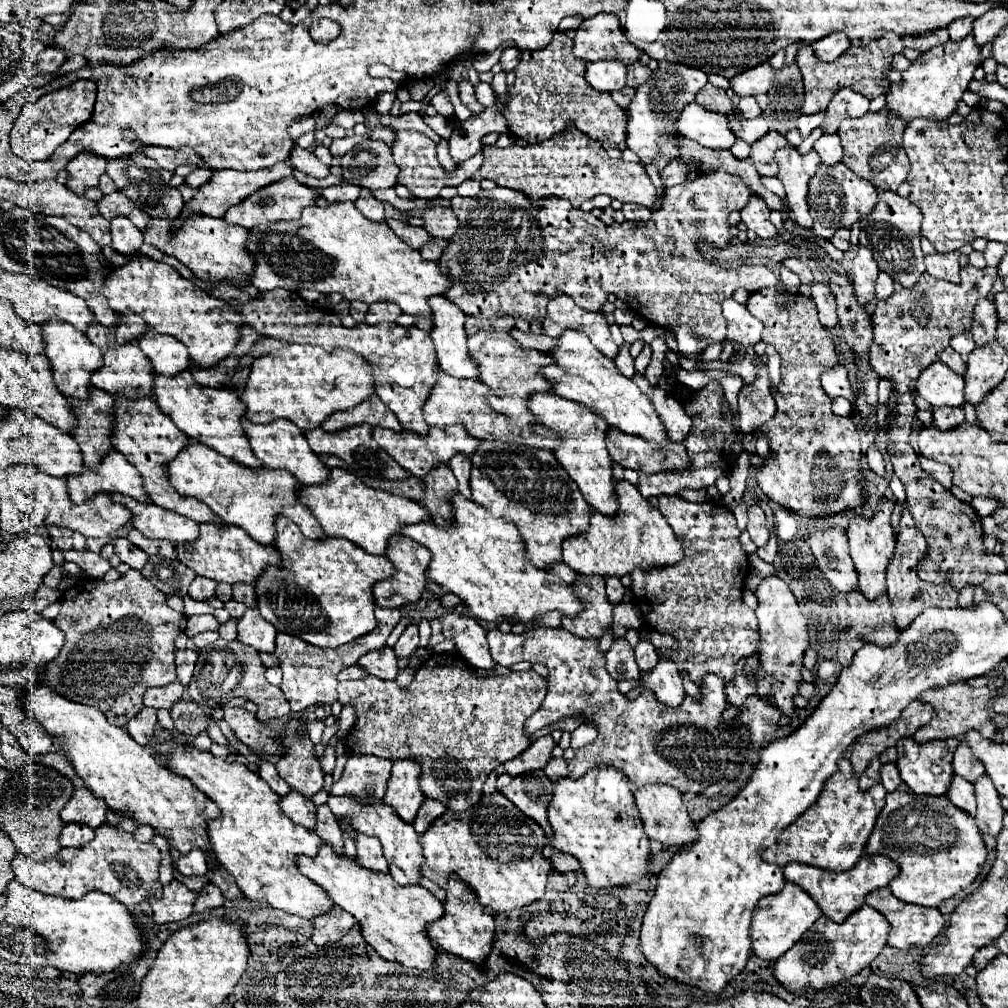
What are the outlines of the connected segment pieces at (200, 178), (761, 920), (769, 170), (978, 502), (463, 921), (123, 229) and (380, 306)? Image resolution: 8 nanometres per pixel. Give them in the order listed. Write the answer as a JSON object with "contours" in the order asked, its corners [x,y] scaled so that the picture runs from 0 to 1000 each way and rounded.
{"contours":[[[[194,167],[192,171],[188,171],[188,175],[183,177],[183,183],[188,185],[188,187],[196,187],[196,185],[200,185],[202,181],[208,179],[210,171],[212,171],[212,169],[206,169],[206,167],[204,167],[204,169],[202,169],[202,167]]],[[[780,875],[780,879],[768,887],[760,889],[752,895],[748,909],[746,909],[746,919],[744,919],[744,933],[746,933],[746,944],[756,950],[756,952],[770,952],[774,950],[780,942],[784,942],[792,931],[806,919],[815,909],[813,901],[810,895],[790,877]]],[[[762,131],[758,137],[754,137],[750,143],[746,143],[744,157],[750,163],[750,169],[754,175],[770,175],[772,163],[768,159],[768,151],[774,147],[780,147],[782,139],[772,131]]],[[[970,492],[970,494],[966,494],[964,498],[964,504],[976,514],[976,512],[982,512],[988,504],[990,504],[990,498],[986,498],[986,494],[974,494],[974,492]]],[[[454,871],[444,873],[440,903],[442,903],[440,909],[425,919],[425,929],[427,929],[429,937],[435,942],[456,948],[460,952],[466,952],[472,958],[480,956],[486,942],[488,942],[488,935],[490,935],[490,927],[492,927],[490,907],[484,905],[480,899],[476,899],[470,885]]],[[[123,214],[113,216],[109,220],[111,220],[111,246],[119,252],[133,252],[143,240],[141,230],[129,220],[129,216]]],[[[373,300],[373,302],[367,302],[365,306],[365,312],[363,312],[363,319],[365,321],[375,321],[377,317],[393,317],[395,313],[399,312],[399,308],[391,302],[391,300]]]]}

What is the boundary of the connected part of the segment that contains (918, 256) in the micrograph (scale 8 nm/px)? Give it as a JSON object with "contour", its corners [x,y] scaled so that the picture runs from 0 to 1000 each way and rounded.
{"contour":[[[871,190],[871,202],[867,206],[867,210],[861,212],[861,218],[859,216],[853,220],[853,244],[859,244],[865,252],[867,252],[867,258],[871,260],[871,266],[873,270],[879,270],[883,272],[883,276],[895,284],[907,284],[907,280],[919,270],[919,264],[917,264],[917,250],[913,246],[913,222],[915,222],[915,210],[911,208],[911,204],[907,204],[901,196],[893,196],[891,192],[887,190]]]}

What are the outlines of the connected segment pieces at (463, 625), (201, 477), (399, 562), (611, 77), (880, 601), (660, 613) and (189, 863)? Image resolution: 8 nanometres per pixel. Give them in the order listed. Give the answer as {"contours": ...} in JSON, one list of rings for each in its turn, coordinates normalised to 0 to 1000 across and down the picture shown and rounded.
{"contours":[[[[446,607],[440,613],[435,613],[427,619],[429,619],[427,643],[431,643],[438,635],[450,635],[452,645],[470,663],[482,665],[484,671],[490,671],[490,655],[486,653],[486,647],[484,647],[482,625],[472,615]]],[[[188,440],[177,450],[177,454],[173,454],[167,460],[167,470],[177,490],[200,496],[210,504],[212,510],[220,514],[220,518],[244,526],[254,538],[262,542],[272,542],[274,514],[278,510],[292,516],[304,534],[312,534],[312,536],[323,534],[312,510],[296,496],[296,488],[300,486],[300,480],[296,478],[296,474],[292,474],[292,470],[284,466],[268,466],[268,464],[250,466],[238,462],[232,456],[222,454],[220,450],[200,440]]],[[[391,532],[385,540],[383,552],[391,560],[393,569],[371,581],[373,599],[379,603],[401,603],[401,601],[413,599],[419,593],[423,583],[423,562],[427,562],[427,546],[423,546],[419,540],[411,538],[405,532]]],[[[593,60],[583,63],[581,81],[597,91],[617,89],[621,85],[621,63],[613,60]]],[[[833,587],[829,593],[831,601],[831,613],[833,613],[833,635],[831,635],[831,657],[835,661],[841,661],[845,651],[861,637],[867,637],[871,641],[885,641],[891,635],[891,623],[885,613],[885,601],[881,595],[881,589],[875,589],[869,595],[857,595],[853,587],[837,589]]],[[[655,492],[653,496],[653,506],[679,540],[679,556],[665,563],[649,563],[645,567],[629,565],[625,581],[627,597],[643,623],[665,629],[673,635],[673,643],[651,643],[655,653],[667,653],[673,667],[683,667],[683,673],[688,679],[696,679],[700,669],[710,669],[718,679],[722,679],[728,675],[728,659],[752,645],[752,615],[748,605],[740,603],[736,597],[738,573],[742,571],[742,552],[732,538],[734,526],[730,524],[730,514],[722,506],[704,510],[702,504],[708,504],[708,500],[702,498],[687,500],[675,492]]],[[[192,841],[188,843],[185,849],[179,849],[173,853],[173,861],[181,867],[181,869],[202,869],[206,865],[204,859],[204,849],[200,843]]]]}

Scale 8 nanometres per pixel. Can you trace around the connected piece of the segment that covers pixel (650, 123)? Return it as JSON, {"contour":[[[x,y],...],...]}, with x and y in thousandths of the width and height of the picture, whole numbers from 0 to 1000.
{"contour":[[[653,62],[653,67],[647,71],[647,75],[631,87],[631,93],[623,105],[623,137],[621,143],[627,151],[631,151],[637,159],[637,163],[651,163],[653,171],[657,171],[665,159],[675,155],[673,143],[661,143],[661,137],[657,135],[669,135],[673,129],[669,129],[669,117],[677,111],[677,105],[683,105],[688,101],[692,89],[702,81],[702,75],[687,65],[681,63],[669,63],[669,62]]]}

